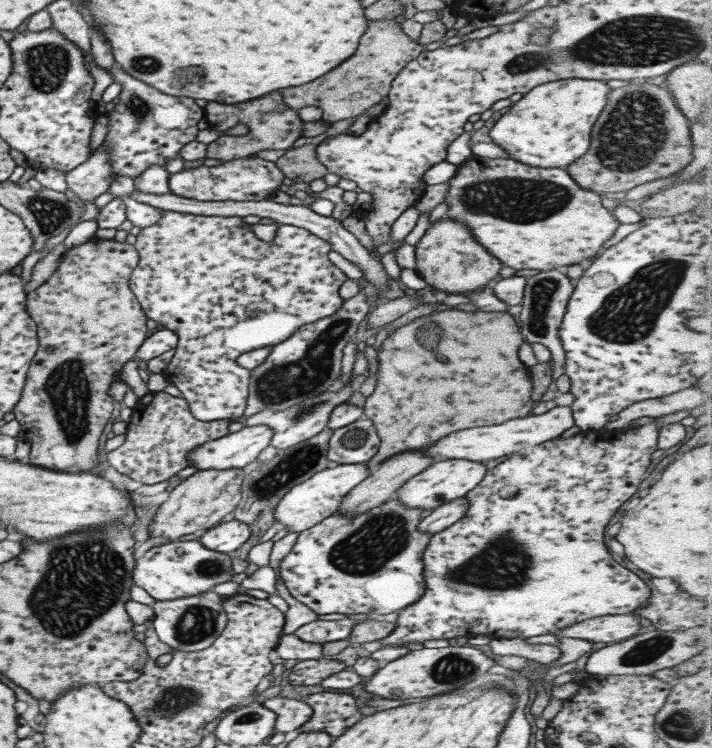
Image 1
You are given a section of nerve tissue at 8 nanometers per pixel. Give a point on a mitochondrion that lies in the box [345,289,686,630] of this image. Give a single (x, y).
(500, 562)

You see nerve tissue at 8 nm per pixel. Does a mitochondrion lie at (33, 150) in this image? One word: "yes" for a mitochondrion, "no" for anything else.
no

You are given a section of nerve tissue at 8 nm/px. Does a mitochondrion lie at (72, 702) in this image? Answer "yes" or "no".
no

